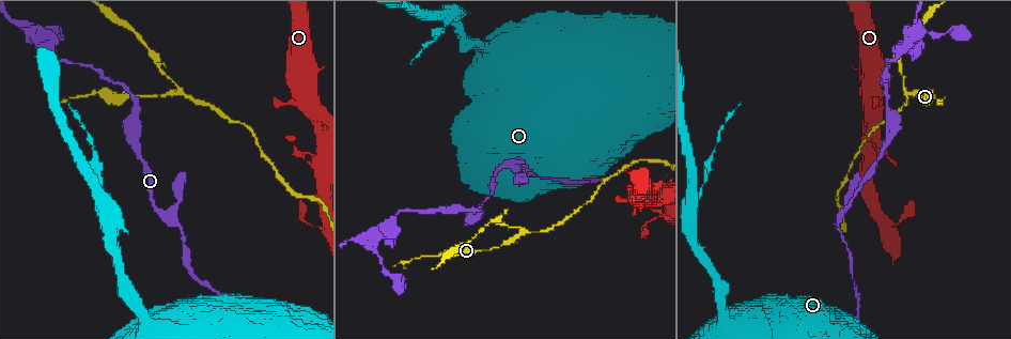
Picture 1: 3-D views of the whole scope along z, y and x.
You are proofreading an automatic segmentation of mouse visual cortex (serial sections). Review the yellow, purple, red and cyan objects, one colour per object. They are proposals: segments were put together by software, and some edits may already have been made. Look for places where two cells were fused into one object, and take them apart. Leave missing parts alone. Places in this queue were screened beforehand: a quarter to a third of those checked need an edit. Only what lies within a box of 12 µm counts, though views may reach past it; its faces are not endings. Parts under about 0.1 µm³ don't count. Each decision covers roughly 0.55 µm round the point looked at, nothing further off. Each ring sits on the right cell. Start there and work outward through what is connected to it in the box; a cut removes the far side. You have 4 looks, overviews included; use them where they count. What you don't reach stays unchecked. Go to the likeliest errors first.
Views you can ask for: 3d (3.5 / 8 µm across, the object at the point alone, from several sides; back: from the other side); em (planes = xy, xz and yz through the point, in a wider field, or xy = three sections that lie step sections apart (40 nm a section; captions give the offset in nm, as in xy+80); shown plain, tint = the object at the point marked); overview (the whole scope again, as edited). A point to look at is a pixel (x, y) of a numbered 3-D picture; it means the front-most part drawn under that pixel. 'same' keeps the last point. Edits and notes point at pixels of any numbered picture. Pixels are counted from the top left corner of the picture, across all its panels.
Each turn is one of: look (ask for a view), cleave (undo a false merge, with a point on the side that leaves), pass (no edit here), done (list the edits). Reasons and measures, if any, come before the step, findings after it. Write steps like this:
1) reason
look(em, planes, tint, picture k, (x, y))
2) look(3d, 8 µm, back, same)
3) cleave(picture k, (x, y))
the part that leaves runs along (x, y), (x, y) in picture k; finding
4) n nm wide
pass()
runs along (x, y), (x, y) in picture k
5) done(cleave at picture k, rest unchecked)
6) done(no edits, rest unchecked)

calibre changes
look(3d, 3.5 µm, picture 1, (447, 20))

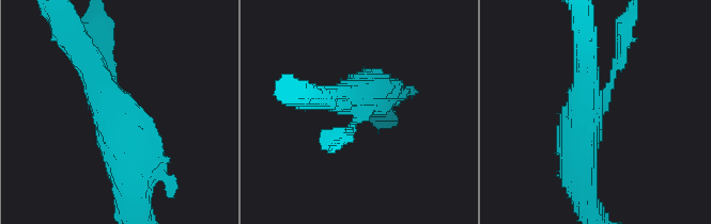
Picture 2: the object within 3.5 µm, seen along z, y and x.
3 arms; arms of 150, 350, 600 nm; now the EM
look(em, xy, step 5, tint, picture 2, (361, 112))

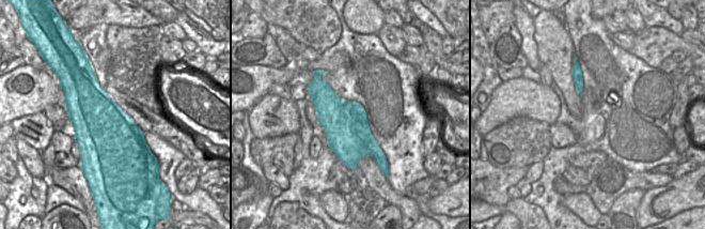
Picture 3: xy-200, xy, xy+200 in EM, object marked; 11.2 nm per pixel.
pass()
continuous, no second cell

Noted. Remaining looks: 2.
sharp bend
look(3d, 3.5 µm, back, picture 1, (644, 208))

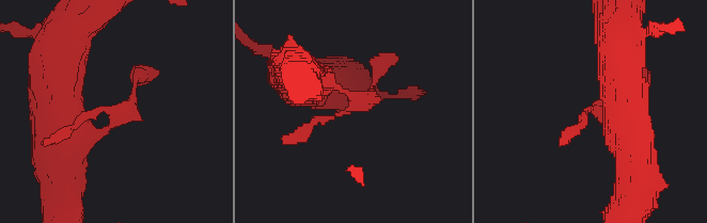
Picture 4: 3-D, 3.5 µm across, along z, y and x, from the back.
need the tissue
look(em, xy, step 1, tint, picture 4, (356, 106))

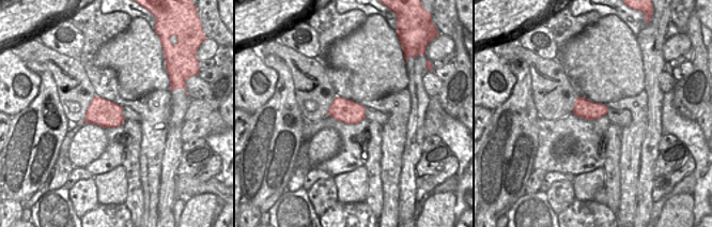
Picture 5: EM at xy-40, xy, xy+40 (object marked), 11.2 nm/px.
pass()
continuous, no second cell

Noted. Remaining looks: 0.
done(no edits, rest unchecked)

